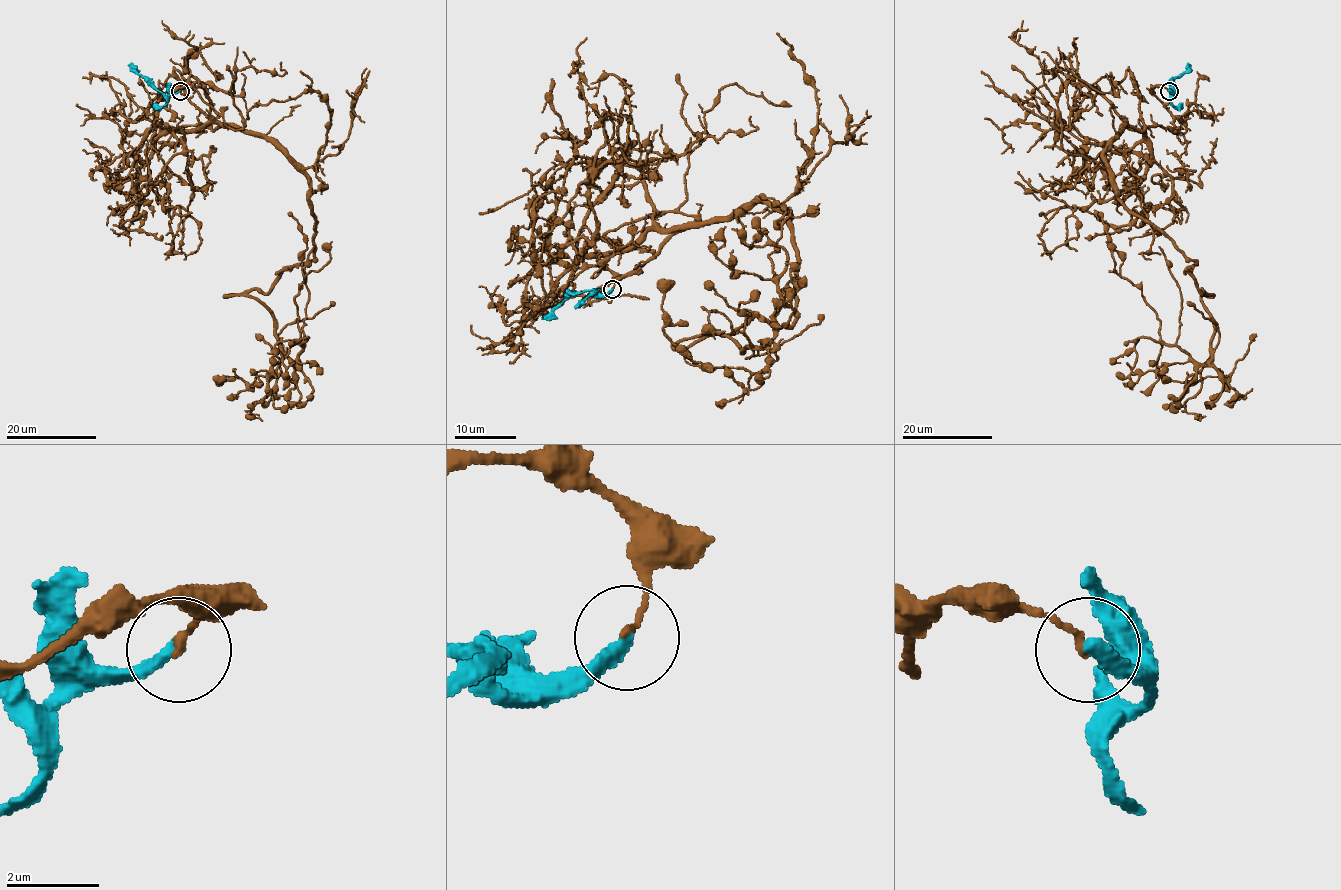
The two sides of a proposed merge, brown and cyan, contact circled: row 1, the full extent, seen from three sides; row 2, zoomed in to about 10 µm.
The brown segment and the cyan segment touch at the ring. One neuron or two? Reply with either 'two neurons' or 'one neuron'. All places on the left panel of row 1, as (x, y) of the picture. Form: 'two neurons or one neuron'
two neurons

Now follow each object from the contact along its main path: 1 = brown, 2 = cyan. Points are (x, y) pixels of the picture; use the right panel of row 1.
1: (1169, 91), (1152, 90), (1172, 128), (1126, 126), (1106, 168), (1196, 261), (1205, 364), (1161, 340), (1099, 212)
2: (1169, 91), (1173, 96), (1170, 93), (1171, 83), (1190, 65)

